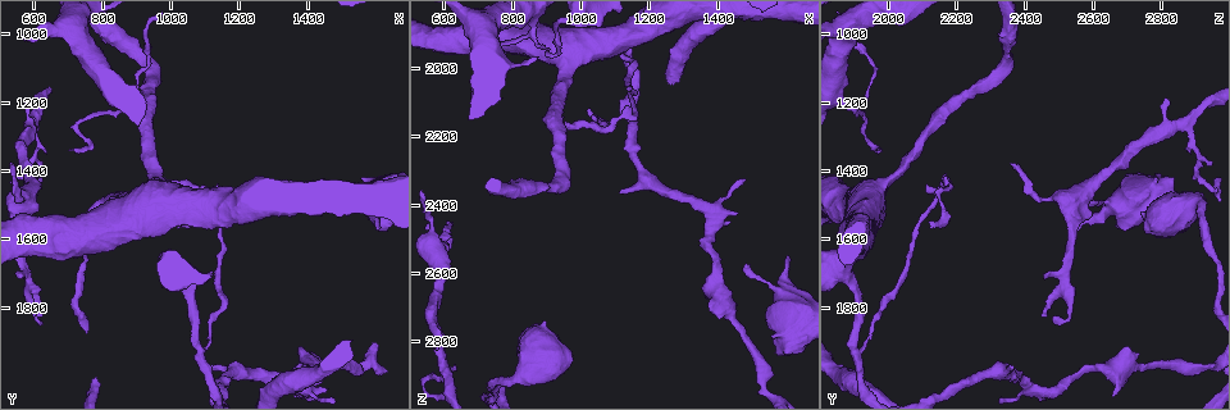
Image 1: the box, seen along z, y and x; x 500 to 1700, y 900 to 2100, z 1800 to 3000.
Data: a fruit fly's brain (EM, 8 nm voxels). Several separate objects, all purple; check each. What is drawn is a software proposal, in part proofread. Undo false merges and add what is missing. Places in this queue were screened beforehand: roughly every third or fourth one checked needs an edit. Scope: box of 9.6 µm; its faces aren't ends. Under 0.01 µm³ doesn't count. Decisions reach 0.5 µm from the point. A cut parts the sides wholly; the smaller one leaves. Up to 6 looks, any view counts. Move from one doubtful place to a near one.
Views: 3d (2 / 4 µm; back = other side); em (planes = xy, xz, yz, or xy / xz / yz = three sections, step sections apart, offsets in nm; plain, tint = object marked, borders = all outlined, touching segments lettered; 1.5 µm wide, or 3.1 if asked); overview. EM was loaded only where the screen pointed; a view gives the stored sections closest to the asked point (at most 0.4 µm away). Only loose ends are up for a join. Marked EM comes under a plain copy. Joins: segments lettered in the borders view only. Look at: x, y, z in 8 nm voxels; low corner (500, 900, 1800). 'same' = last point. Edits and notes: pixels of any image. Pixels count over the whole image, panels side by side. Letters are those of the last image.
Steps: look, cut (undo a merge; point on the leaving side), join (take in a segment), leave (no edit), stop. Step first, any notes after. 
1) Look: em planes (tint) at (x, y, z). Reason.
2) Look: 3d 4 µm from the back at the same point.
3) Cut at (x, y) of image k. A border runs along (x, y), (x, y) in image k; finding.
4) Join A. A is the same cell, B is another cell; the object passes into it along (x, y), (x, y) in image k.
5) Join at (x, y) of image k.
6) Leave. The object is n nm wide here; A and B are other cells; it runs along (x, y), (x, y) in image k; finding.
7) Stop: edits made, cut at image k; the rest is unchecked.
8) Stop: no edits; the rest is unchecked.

Look: em planes (borders) at (1600, 1420, 2840). Branch stops here.

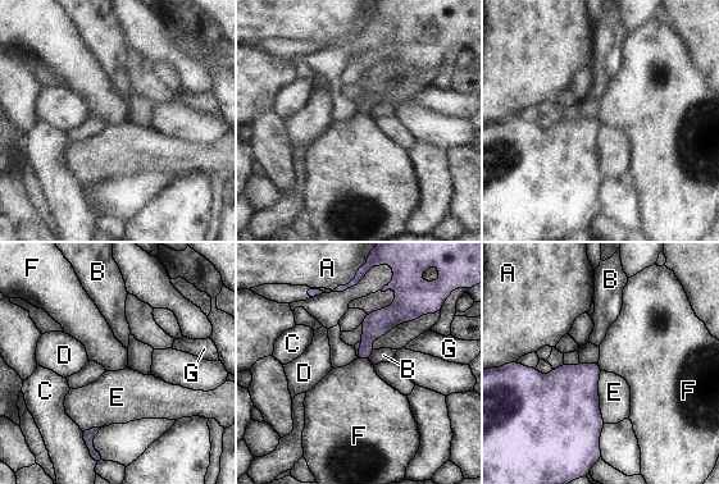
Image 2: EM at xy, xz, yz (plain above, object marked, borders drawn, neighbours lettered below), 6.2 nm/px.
Leave. A, B, C, D, E, F and G are other cells; a border runs along (358, 357), (368, 360) in image 2; none of them fits.

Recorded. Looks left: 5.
Look: em planes (tint) at (600, 1270, 2870). Two arms in line, one across.

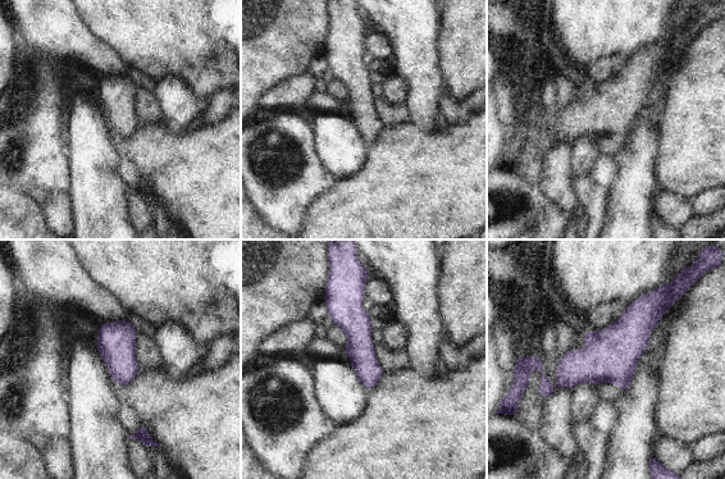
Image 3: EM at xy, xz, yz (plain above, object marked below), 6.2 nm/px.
Look: em planes (borders) at the same point. See the neighbours.

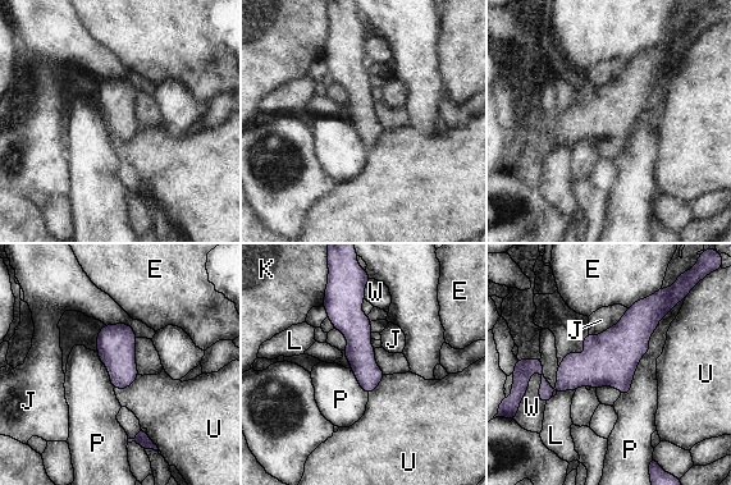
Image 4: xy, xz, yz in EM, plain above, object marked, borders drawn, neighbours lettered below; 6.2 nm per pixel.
Leave. The longest contact is with P, 650 nm; E, J, K, L, P, U and W are other cells; it runs along (662, 311), (556, 390), (533, 362) in image 4; all the same cell.

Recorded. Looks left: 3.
Look: em planes (tint) at (1020, 1540, 2130). Thin end.

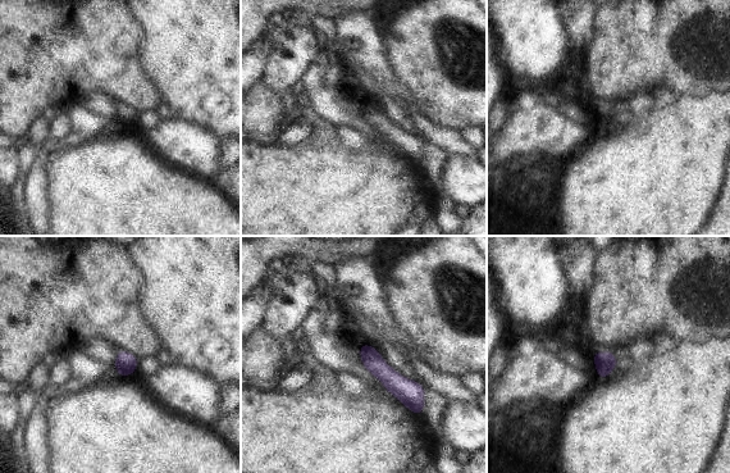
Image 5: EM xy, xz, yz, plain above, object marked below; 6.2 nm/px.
Look: em planes (borders) at the same point.

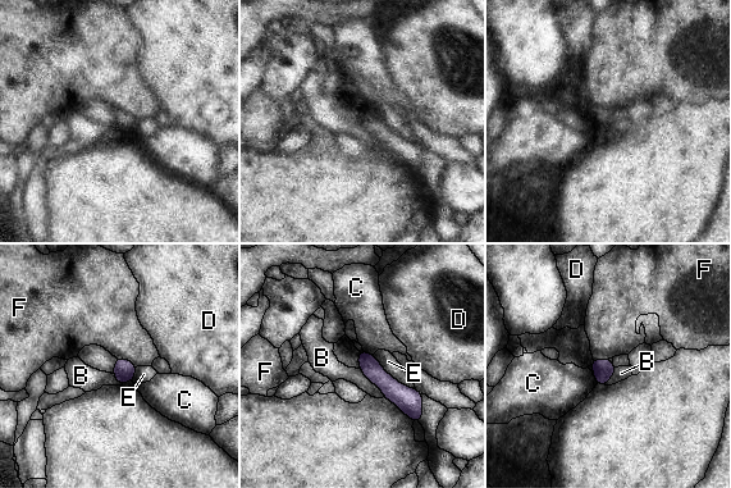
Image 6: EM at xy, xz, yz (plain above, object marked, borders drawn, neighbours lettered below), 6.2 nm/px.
Leave. B, C, D, E and F are other cells; it runs along (362, 355), (368, 364), (419, 413) in image 6; none of them fits.

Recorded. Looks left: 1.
Stop: no edits; the rest is unchecked.

